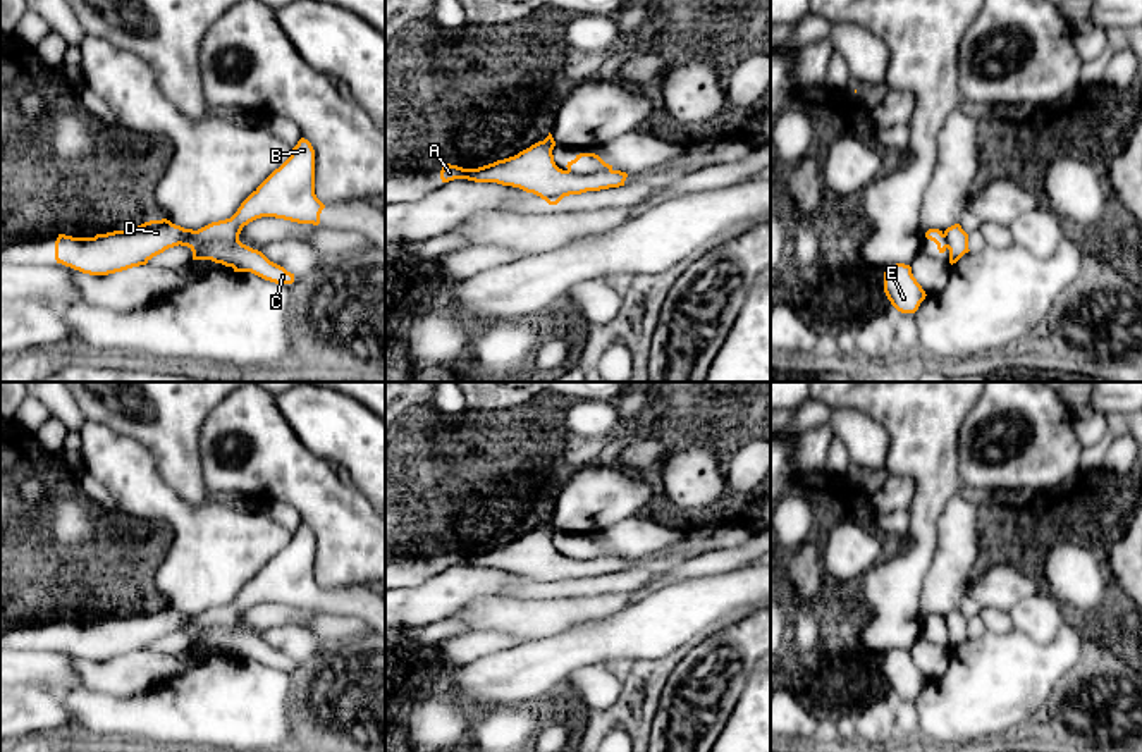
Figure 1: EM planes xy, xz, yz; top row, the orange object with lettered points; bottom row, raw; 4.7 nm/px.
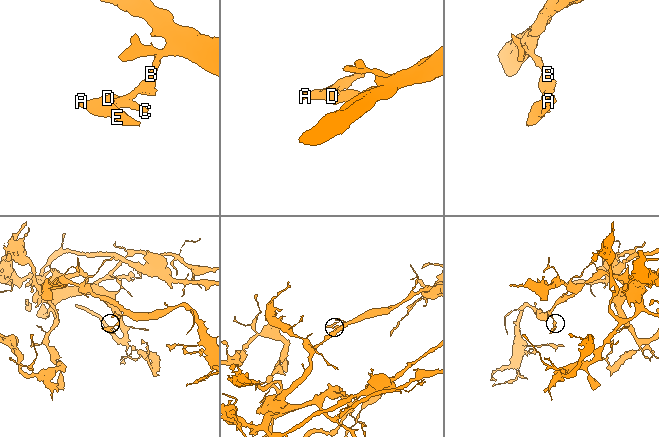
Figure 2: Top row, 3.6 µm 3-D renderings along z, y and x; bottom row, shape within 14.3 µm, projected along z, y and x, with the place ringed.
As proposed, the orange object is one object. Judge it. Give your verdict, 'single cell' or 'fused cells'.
fused cells

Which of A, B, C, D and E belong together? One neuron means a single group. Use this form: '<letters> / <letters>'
A C D E / B

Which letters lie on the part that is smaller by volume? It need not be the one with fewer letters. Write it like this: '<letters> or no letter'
A, C, D, E

